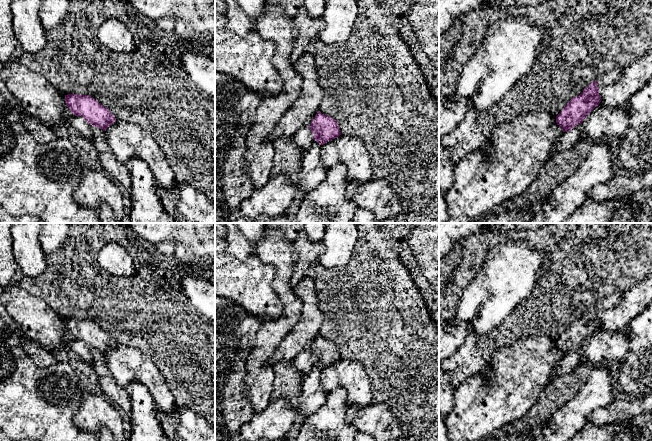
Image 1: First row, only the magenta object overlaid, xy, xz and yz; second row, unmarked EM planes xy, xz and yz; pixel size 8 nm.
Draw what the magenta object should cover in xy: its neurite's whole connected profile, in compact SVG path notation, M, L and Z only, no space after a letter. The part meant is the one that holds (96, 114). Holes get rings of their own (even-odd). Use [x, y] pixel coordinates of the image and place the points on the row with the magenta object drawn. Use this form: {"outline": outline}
{"outline": "M68 94L65 95L65 103L73 114L68 122L91 142L93 126L105 131L116 121L109 109L89 95Z"}

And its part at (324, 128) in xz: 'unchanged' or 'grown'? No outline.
grown

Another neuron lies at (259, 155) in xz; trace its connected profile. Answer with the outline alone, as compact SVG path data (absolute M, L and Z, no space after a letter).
M279 6L271 9L263 7L256 31L264 40L272 41L276 45L274 65L284 85L276 96L263 99L247 133L244 165L255 190L263 187L270 179L275 150L269 134L298 98L303 85L302 75L289 61L298 37L298 28L293 18L285 15Z

